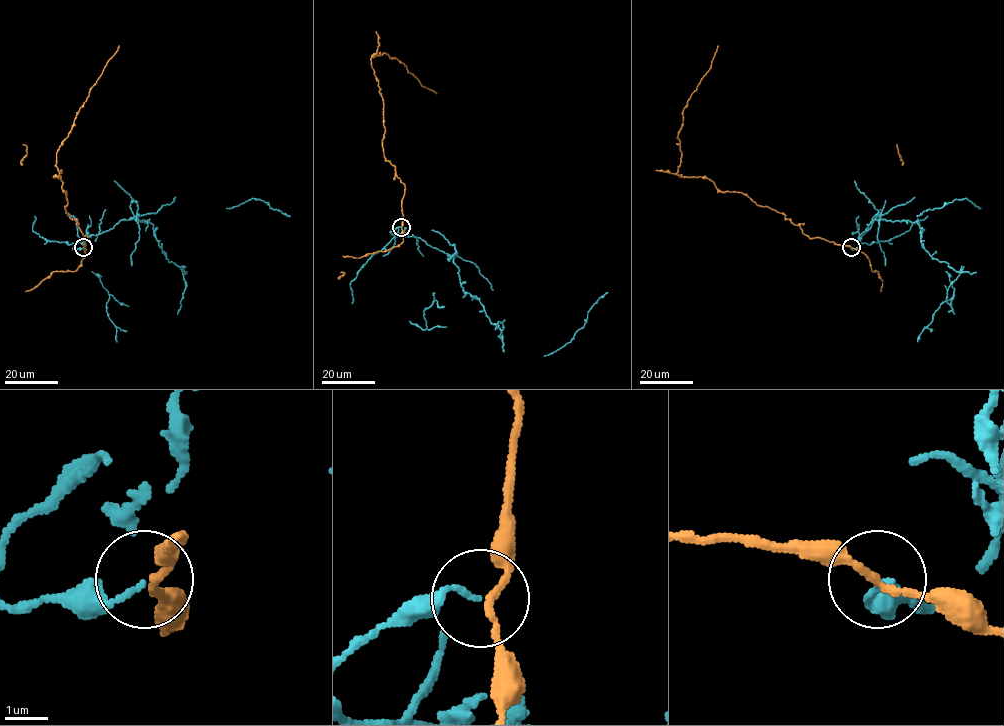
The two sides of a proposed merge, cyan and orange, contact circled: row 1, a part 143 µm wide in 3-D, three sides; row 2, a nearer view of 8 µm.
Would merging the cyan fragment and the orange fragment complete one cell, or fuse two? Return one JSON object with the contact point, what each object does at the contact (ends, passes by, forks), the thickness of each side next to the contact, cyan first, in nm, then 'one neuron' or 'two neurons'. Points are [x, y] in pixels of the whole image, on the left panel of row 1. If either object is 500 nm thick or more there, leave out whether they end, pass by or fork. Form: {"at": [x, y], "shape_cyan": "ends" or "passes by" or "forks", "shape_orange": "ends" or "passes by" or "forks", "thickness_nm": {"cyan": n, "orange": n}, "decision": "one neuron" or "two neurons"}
{"at": [83, 247], "shape_cyan": "ends", "shape_orange": "passes by", "thickness_nm": {"cyan": 120, "orange": 150}, "decision": "two neurons"}

